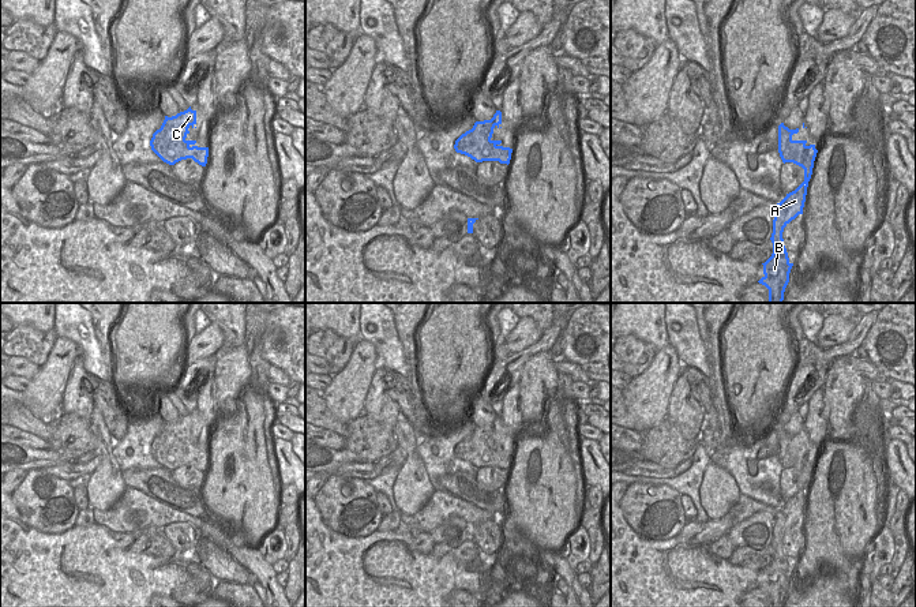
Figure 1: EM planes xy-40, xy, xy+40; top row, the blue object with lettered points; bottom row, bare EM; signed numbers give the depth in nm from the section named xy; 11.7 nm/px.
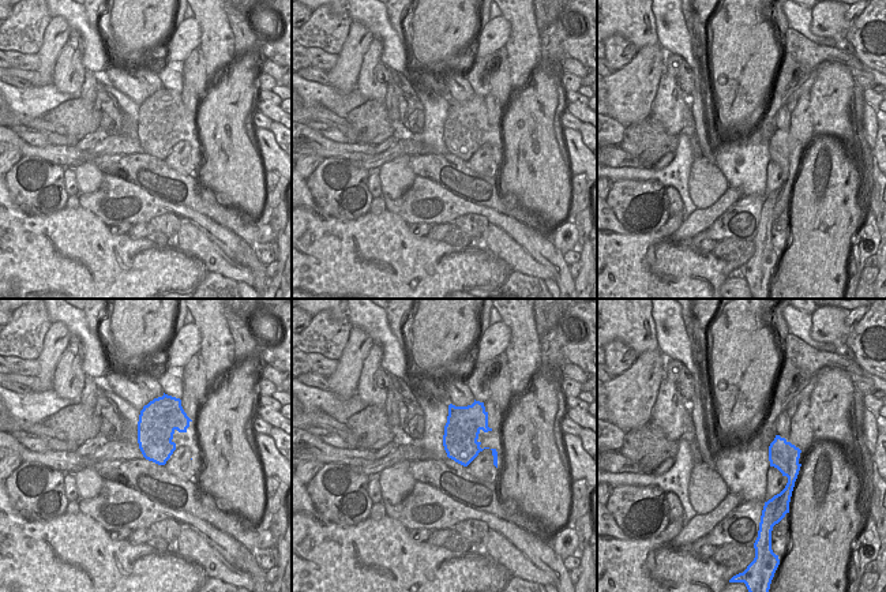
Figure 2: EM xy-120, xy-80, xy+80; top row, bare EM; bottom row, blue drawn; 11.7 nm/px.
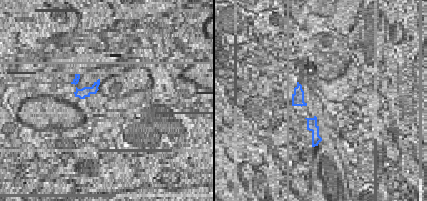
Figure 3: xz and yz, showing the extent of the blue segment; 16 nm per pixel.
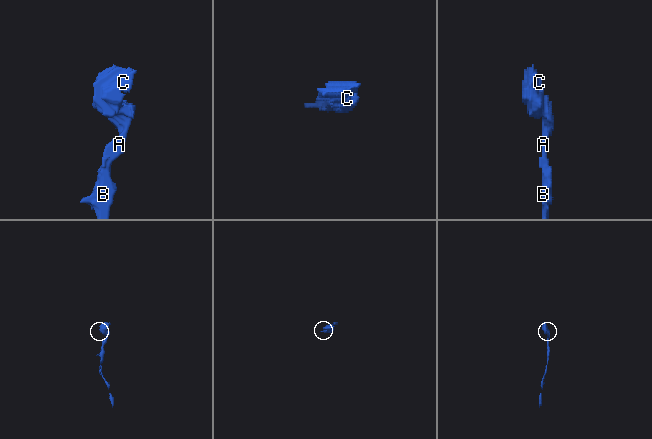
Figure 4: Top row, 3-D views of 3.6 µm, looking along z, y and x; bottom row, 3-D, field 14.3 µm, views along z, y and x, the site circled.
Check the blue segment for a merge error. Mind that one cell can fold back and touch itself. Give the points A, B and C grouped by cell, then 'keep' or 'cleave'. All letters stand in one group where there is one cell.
A B / C; cleave

